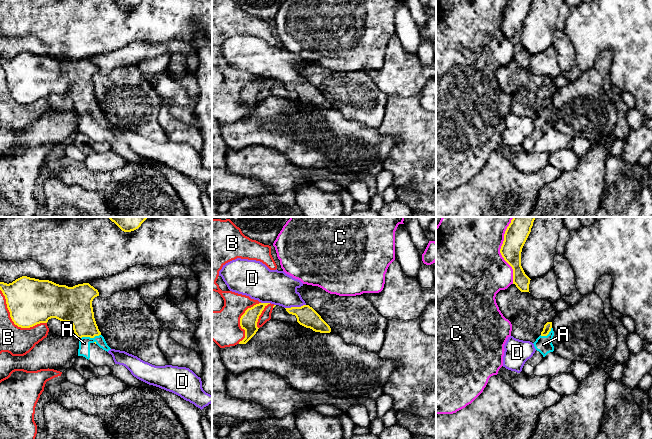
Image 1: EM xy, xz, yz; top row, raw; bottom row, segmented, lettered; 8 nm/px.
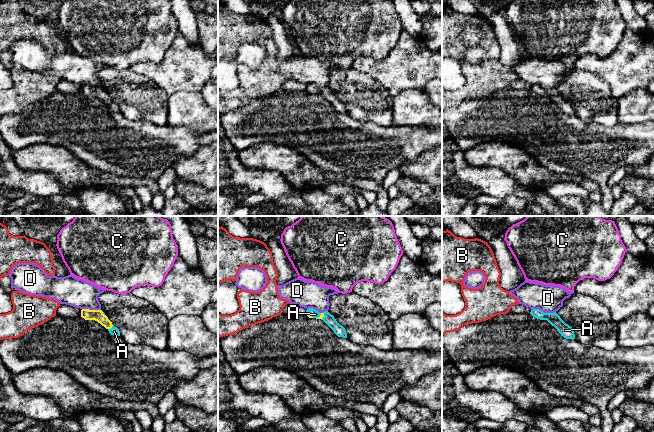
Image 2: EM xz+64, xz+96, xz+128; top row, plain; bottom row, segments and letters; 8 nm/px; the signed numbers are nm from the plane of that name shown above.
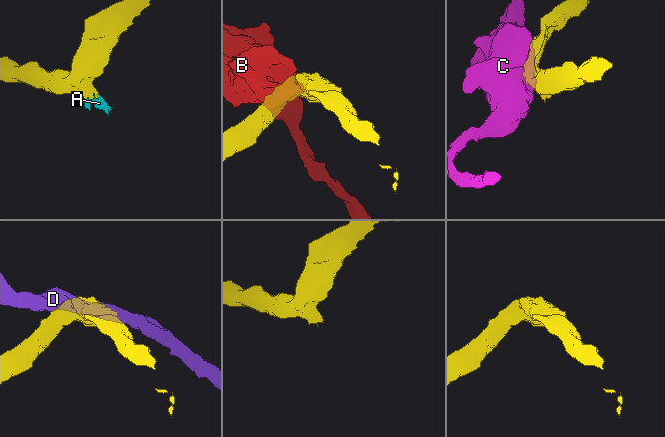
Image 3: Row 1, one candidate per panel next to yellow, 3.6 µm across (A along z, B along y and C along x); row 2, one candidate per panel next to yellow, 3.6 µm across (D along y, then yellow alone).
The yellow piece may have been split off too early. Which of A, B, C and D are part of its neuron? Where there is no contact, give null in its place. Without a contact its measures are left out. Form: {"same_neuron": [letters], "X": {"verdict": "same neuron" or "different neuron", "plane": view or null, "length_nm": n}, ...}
{"same_neuron": ["A"], "A": {"verdict": "same neuron", "plane": "xy", "length_nm": 180}, "B": {"verdict": "different neuron", "plane": "xy", "length_nm": 460}, "C": {"verdict": "different neuron", "plane": "yz", "length_nm": 480}, "D": {"verdict": "different neuron", "plane": "xz", "length_nm": 170}}

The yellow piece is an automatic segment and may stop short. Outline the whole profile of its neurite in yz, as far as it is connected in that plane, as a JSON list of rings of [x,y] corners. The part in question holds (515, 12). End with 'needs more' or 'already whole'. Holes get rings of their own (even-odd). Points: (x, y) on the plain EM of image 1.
[[[509,0],[500,25],[502,33],[513,45],[513,60],[521,68],[529,68],[531,56],[521,42],[521,28],[532,2],[533,0]]] | already whole

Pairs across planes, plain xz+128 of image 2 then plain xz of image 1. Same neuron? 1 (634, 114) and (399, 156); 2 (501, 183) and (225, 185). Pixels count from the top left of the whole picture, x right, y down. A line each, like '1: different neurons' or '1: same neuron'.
1: same neuron
2: same neuron

